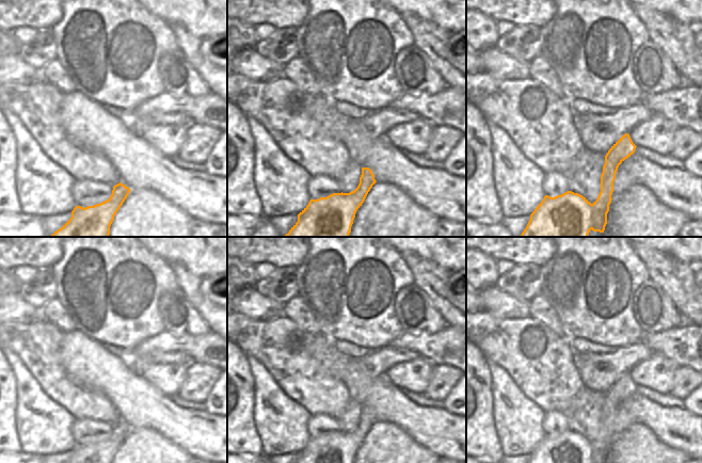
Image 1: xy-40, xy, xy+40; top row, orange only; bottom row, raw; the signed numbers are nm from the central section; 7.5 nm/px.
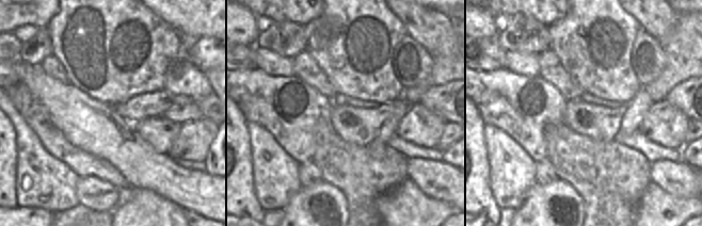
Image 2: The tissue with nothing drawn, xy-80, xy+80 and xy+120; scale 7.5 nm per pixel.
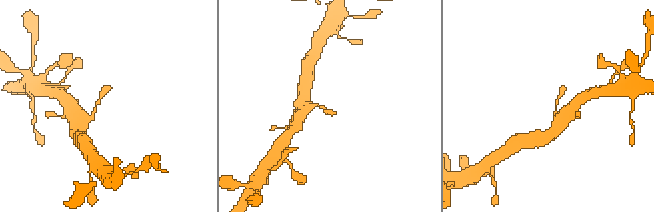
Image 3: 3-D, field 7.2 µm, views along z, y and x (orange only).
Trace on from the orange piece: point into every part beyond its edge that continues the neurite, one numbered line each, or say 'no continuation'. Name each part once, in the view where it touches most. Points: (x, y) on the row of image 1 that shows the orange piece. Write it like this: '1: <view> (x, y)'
no continuation

